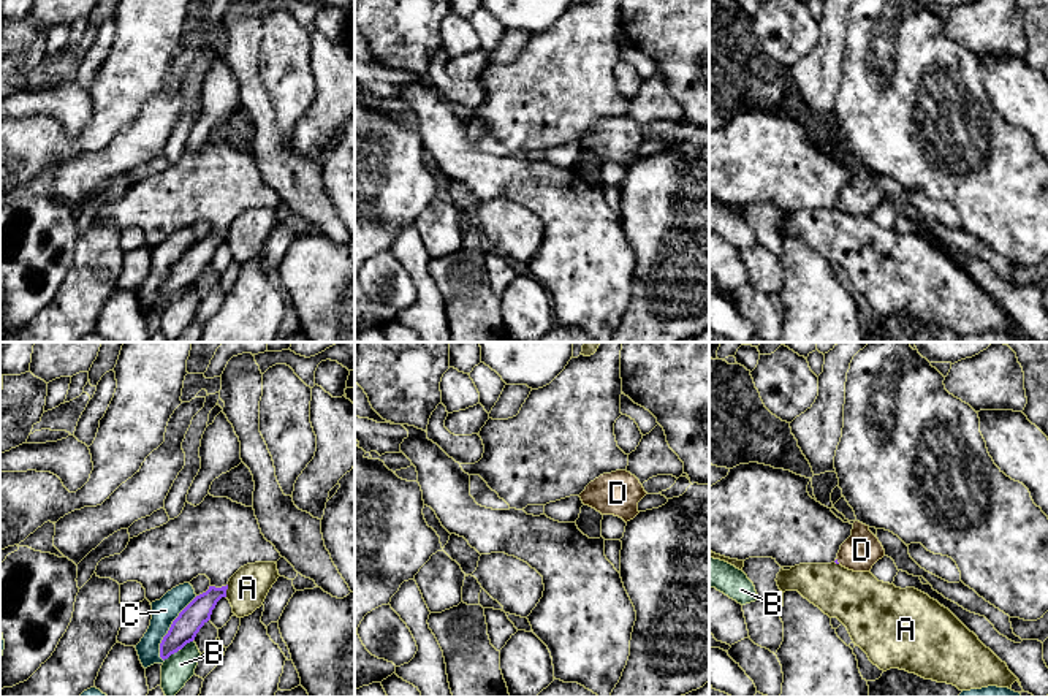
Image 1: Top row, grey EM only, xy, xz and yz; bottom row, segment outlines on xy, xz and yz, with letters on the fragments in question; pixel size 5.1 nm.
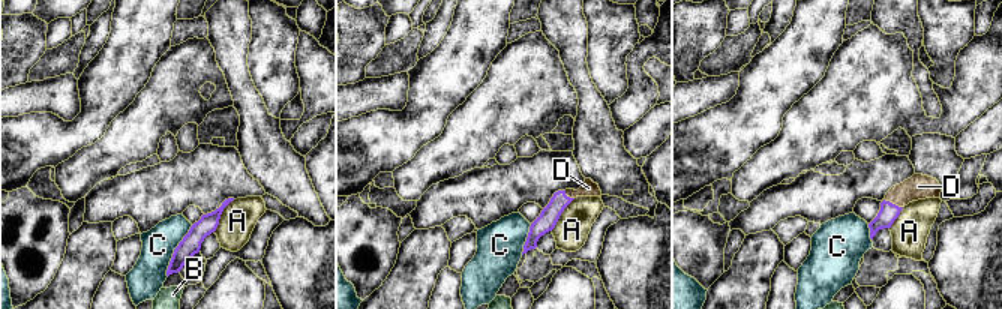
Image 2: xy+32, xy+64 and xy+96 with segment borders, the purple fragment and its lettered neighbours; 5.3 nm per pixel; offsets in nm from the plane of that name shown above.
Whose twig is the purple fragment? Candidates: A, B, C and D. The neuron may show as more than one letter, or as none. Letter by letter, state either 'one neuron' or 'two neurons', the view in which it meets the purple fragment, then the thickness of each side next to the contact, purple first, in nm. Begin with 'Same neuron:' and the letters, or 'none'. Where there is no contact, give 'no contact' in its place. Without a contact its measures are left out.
Same neuron: D
A: two neurons; meets purple in xy; 140 nm thick on the purple side, 200 nm on the other
B: two neurons; meets purple in xy; 140 nm thick on the purple side, 160 nm on the other
C: two neurons; meets purple in xy; 140 nm thick on the purple side, 130 nm on the other
D: one neuron; meets purple in yz; 20 nm thick on the purple side, 190 nm on the other

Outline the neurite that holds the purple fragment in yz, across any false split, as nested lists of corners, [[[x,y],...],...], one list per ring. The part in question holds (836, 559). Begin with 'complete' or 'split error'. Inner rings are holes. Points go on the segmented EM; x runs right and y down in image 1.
split error; [[[855,521],[852,535],[841,545],[834,562],[853,572],[871,572],[883,556],[885,550],[869,526]]]

